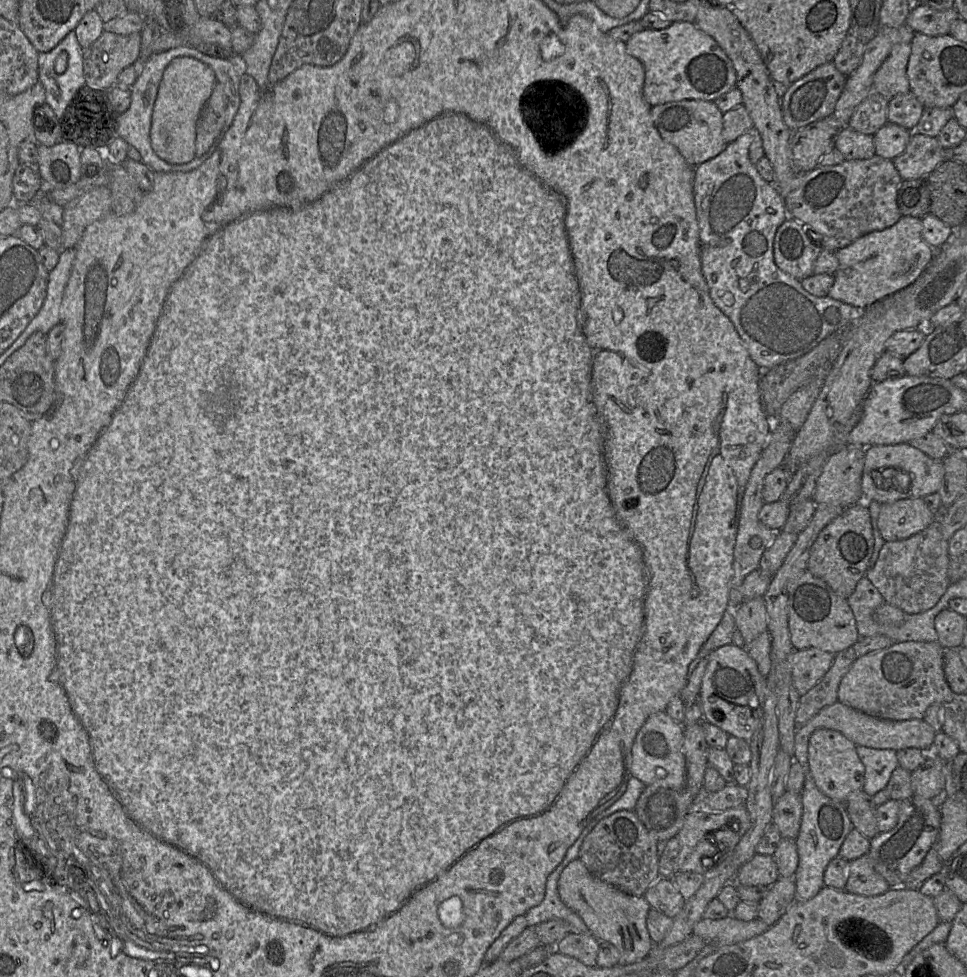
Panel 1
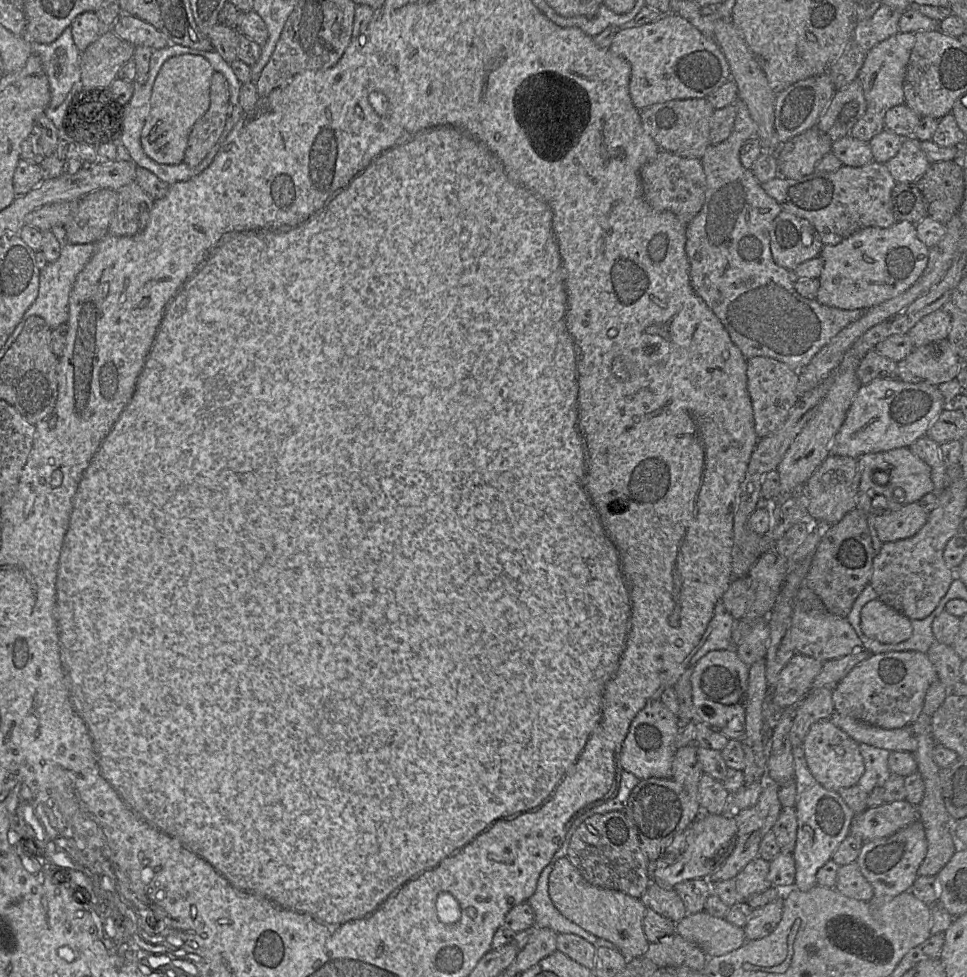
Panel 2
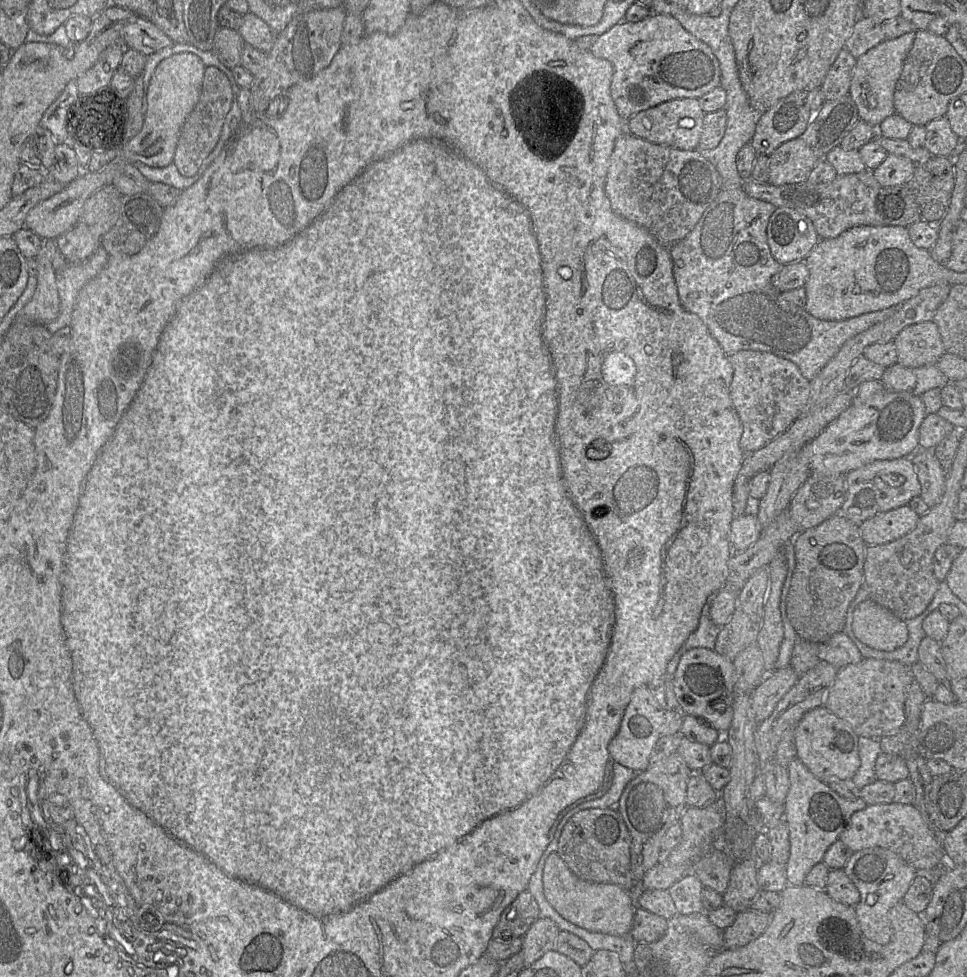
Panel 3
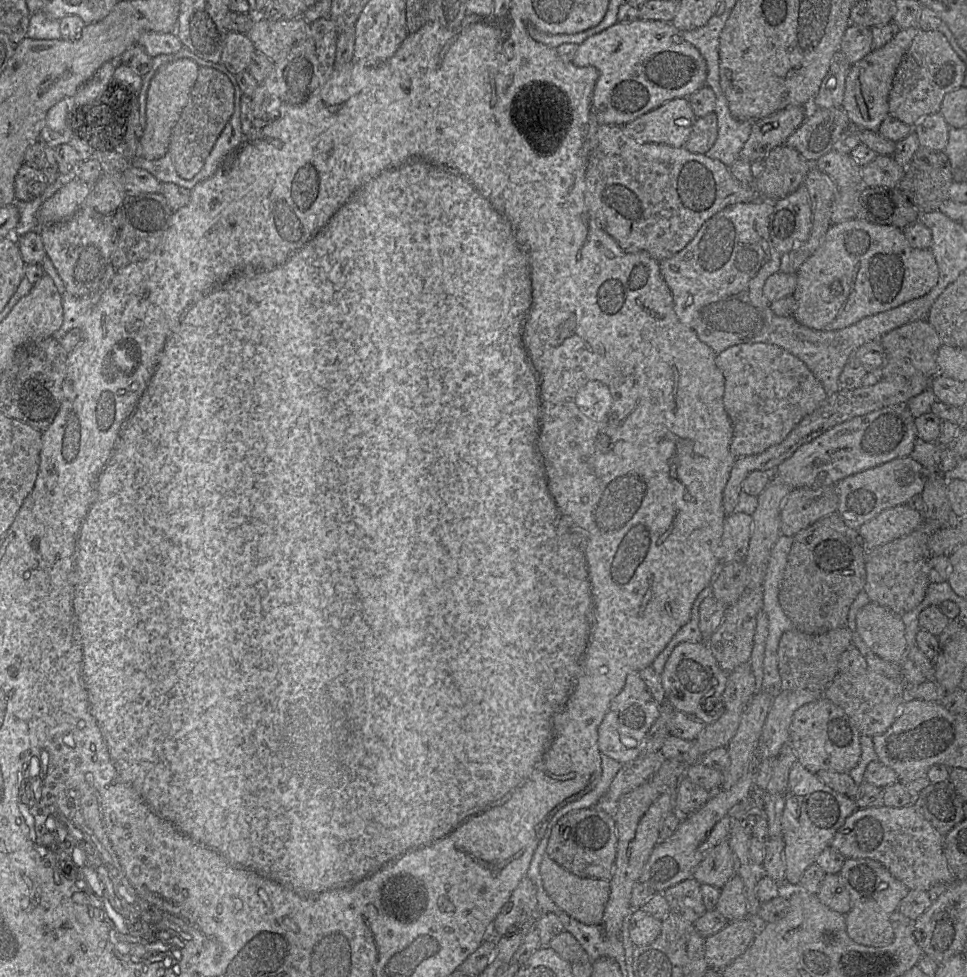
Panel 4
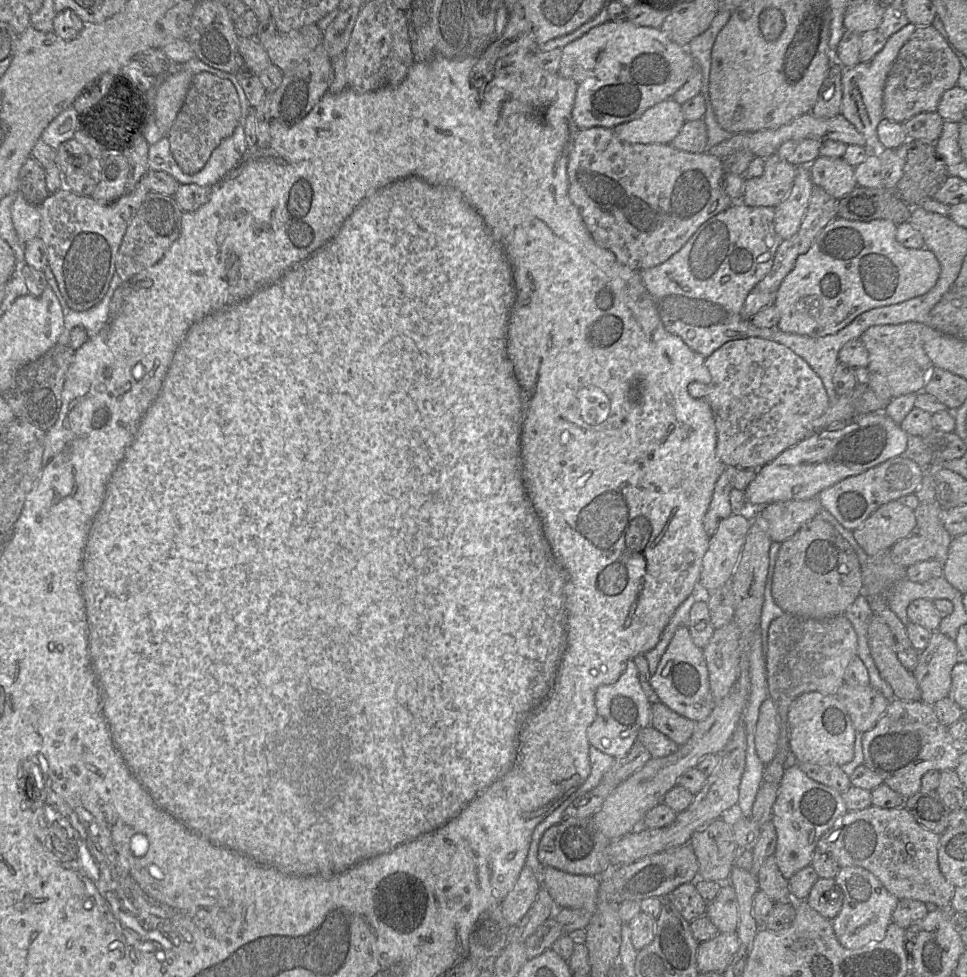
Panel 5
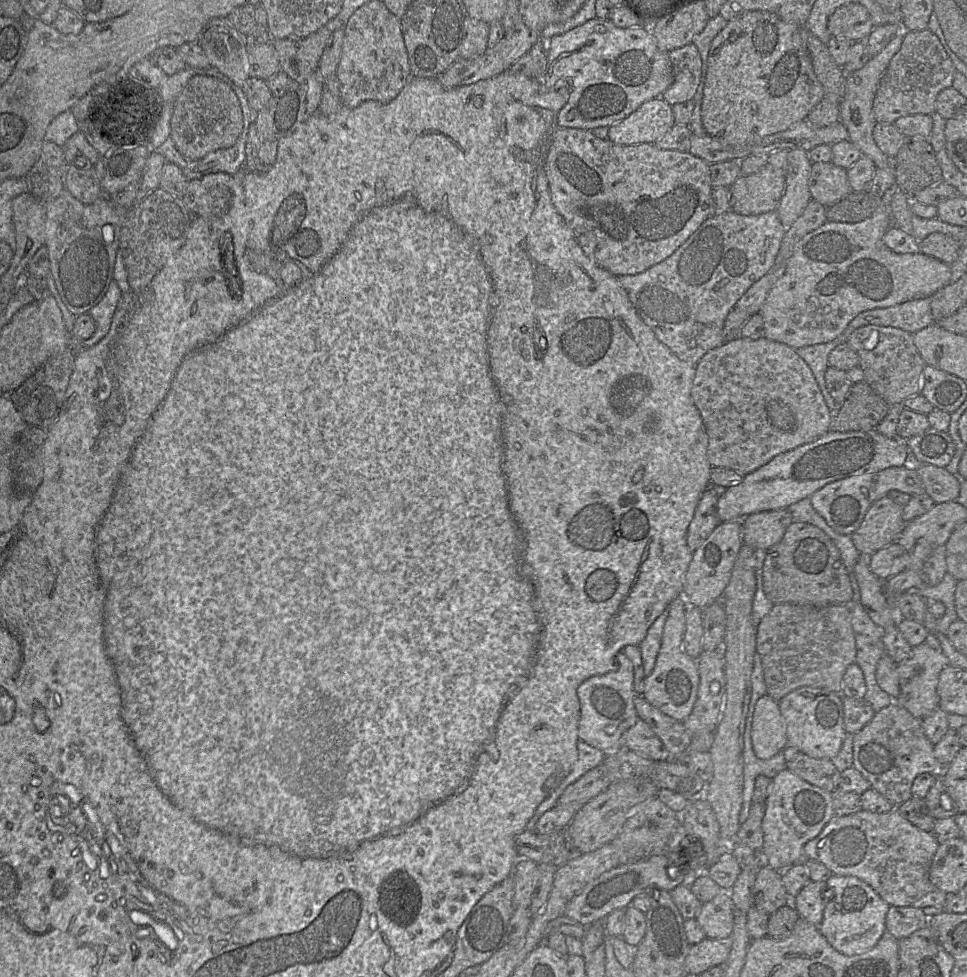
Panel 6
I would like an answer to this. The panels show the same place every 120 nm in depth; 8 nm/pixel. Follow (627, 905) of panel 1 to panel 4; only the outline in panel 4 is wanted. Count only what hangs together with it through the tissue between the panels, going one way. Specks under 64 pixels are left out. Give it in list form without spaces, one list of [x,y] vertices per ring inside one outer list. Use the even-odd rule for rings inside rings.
[[[546,854],[541,861],[540,874],[546,893],[561,910],[581,923],[601,925],[610,894],[609,881],[578,877],[557,864]]]

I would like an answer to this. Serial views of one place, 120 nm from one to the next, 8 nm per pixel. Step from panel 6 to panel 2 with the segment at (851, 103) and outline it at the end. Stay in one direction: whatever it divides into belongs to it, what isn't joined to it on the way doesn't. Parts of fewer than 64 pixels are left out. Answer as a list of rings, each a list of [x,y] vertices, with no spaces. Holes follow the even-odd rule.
[[[898,32],[866,52],[856,79],[861,83],[867,109],[885,112],[904,103],[903,81],[914,43],[915,33]]]

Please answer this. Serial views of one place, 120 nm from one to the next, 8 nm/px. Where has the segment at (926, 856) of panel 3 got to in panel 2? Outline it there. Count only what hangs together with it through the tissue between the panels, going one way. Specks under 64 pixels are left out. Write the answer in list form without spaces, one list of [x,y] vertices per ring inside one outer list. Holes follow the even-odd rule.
[[[906,800],[868,807],[856,814],[850,834],[863,842],[881,839],[919,820],[918,808]]]

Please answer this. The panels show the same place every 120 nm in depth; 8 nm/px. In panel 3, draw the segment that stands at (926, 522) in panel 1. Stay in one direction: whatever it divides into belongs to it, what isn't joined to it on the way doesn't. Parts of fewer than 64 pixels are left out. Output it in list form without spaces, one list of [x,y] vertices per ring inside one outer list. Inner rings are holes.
[[[908,505],[878,513],[861,525],[867,546],[892,542],[913,530],[920,516]]]

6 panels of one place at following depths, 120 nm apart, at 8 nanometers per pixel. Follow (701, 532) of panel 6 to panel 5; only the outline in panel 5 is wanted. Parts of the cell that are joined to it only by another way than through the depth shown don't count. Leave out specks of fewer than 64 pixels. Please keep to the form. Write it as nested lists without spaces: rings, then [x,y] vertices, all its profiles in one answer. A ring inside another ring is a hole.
[[[725,466],[718,478],[708,510],[703,518],[703,527],[708,536],[712,536],[718,529],[720,523],[728,518],[733,509],[730,503],[730,491],[736,472],[743,468]]]

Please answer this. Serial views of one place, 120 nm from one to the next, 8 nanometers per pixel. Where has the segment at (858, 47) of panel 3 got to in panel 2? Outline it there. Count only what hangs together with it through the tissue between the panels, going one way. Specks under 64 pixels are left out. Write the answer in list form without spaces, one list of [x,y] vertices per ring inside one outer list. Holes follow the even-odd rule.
[[[882,4],[869,19],[858,21],[852,39],[868,52],[875,45],[899,32],[898,22],[903,11]]]

